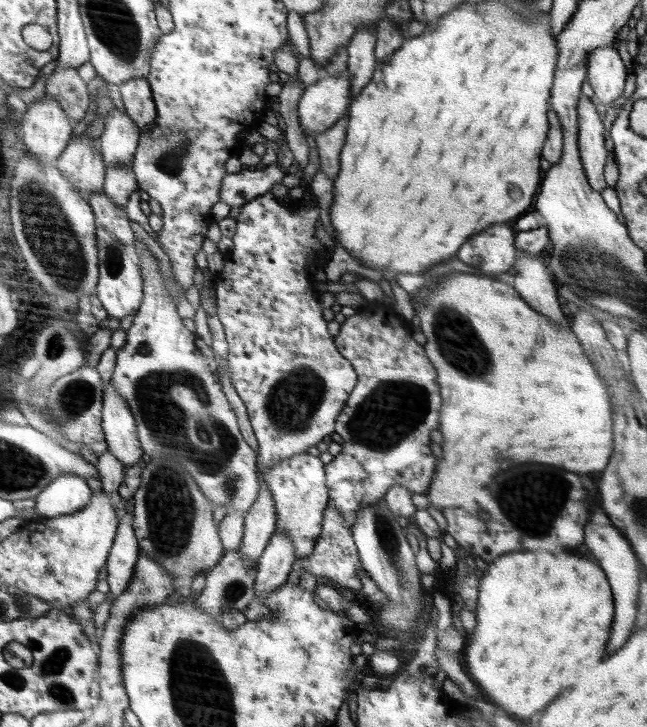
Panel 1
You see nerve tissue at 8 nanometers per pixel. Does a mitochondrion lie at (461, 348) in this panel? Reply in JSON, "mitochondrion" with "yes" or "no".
{"mitochondrion":"yes"}

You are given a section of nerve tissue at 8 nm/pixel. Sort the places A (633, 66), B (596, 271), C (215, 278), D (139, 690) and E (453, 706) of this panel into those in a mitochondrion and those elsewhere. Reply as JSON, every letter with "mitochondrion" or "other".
{"A":"other","B":"mitochondrion","C":"other","D":"other","E":"other"}

